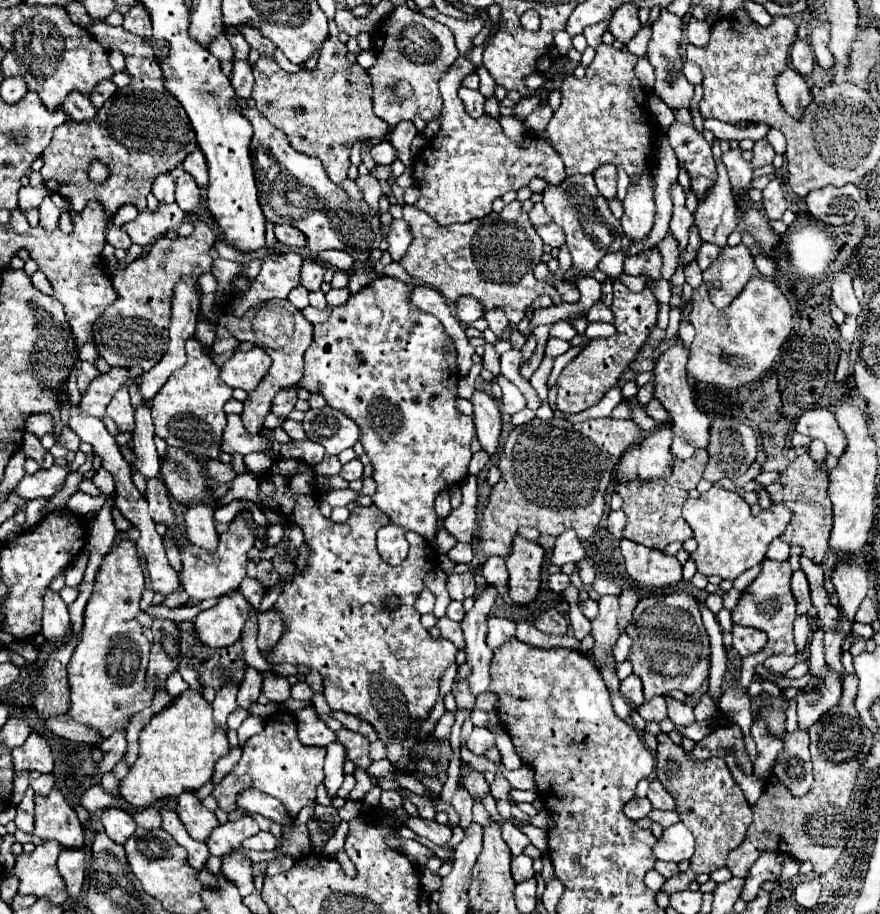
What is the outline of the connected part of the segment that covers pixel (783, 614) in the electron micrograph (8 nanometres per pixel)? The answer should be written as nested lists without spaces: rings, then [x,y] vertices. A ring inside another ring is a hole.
[[[764,559],[760,575],[754,579],[754,583],[748,589],[744,589],[738,605],[732,609],[732,621],[736,625],[754,627],[754,629],[760,629],[768,635],[768,645],[760,653],[742,659],[740,683],[742,683],[744,689],[748,689],[750,683],[754,681],[752,679],[754,677],[754,667],[764,663],[770,655],[776,655],[776,653],[792,655],[797,653],[794,635],[792,635],[794,619],[796,619],[796,601],[794,601],[792,591],[790,591],[790,577],[792,577],[792,569],[790,569],[788,561]]]

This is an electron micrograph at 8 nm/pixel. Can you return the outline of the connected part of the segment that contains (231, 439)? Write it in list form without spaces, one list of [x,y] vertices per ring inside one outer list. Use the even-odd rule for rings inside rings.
[[[228,415],[228,425],[222,435],[222,451],[228,455],[248,455],[248,453],[270,453],[272,445],[260,433],[244,433],[240,415]]]

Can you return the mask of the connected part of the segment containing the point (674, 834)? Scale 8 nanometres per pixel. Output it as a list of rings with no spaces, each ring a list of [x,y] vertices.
[[[676,823],[664,829],[662,837],[652,847],[652,853],[658,861],[680,863],[684,859],[690,859],[690,855],[694,853],[694,835],[684,823]]]

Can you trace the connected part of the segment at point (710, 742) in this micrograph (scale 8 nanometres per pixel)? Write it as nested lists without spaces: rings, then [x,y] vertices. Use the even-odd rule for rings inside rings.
[[[728,725],[728,727],[714,727],[714,731],[702,739],[700,743],[696,743],[692,755],[698,759],[706,759],[706,757],[724,757],[728,753],[728,749],[734,749],[736,761],[738,765],[746,765],[748,773],[752,771],[752,763],[744,751],[744,741],[742,741],[742,731],[738,725]]]

